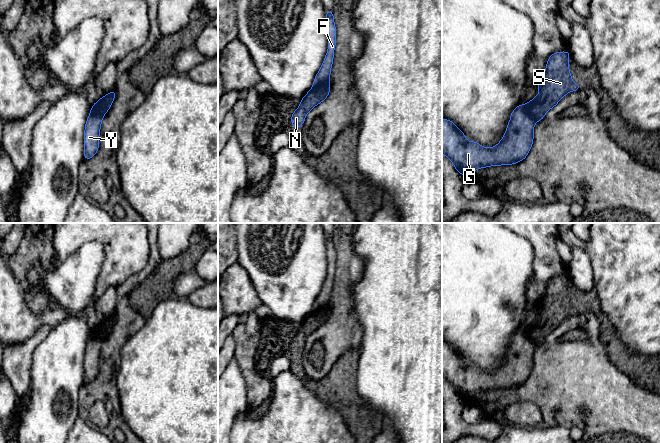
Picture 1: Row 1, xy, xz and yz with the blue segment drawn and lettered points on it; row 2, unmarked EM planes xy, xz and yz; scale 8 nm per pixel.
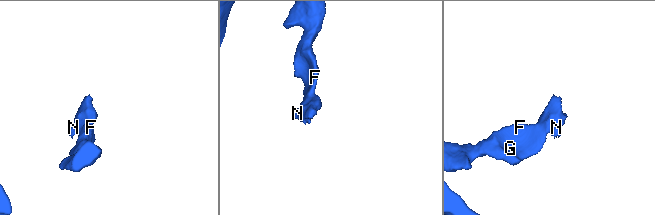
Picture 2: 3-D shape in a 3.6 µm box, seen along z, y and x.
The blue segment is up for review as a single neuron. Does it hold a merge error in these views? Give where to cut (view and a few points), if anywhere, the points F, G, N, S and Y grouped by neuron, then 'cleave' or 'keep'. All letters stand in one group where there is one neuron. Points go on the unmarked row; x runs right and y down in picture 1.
cut in yz along (523, 329), (534, 346); F G Y / N S; cleave

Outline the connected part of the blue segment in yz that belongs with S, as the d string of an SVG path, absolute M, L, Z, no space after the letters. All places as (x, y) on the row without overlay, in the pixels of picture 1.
M569 275L553 277L546 289L542 300L536 303L539 318L527 328L524 328L529 340L534 346L542 344L548 334L569 316L581 313L574 308L568 291Z

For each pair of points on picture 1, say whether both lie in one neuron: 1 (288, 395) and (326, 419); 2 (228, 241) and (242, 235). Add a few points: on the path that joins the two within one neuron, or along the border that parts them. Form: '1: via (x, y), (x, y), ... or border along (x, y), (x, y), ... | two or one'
1: via (297, 404), (312, 419), (317, 419) | one
2: border along (234, 233), (236, 261) | two

